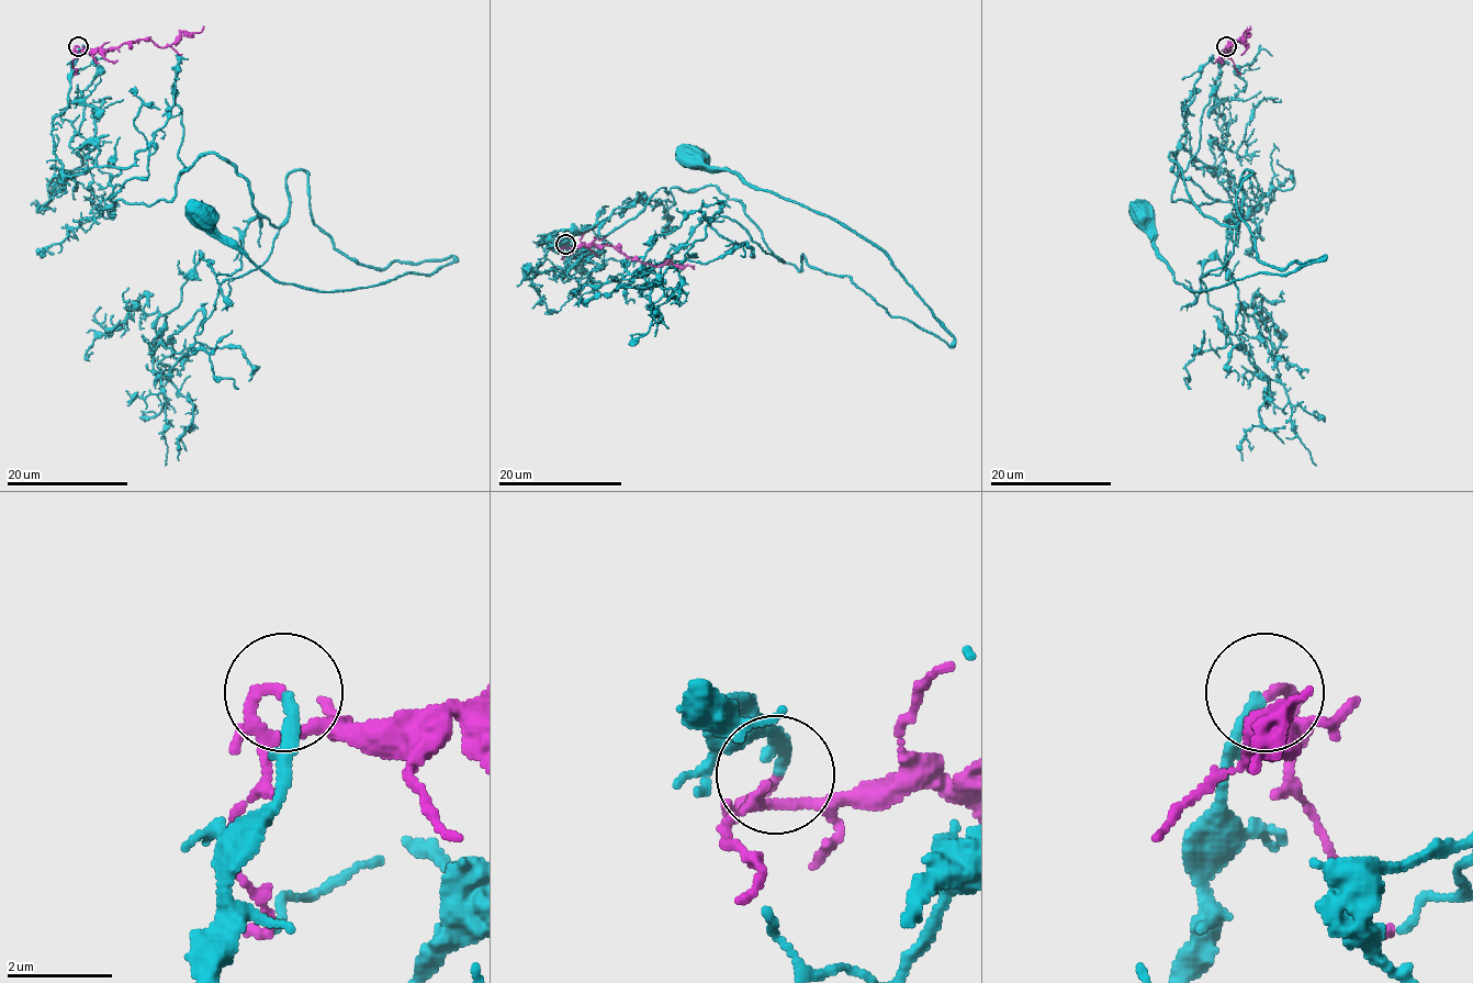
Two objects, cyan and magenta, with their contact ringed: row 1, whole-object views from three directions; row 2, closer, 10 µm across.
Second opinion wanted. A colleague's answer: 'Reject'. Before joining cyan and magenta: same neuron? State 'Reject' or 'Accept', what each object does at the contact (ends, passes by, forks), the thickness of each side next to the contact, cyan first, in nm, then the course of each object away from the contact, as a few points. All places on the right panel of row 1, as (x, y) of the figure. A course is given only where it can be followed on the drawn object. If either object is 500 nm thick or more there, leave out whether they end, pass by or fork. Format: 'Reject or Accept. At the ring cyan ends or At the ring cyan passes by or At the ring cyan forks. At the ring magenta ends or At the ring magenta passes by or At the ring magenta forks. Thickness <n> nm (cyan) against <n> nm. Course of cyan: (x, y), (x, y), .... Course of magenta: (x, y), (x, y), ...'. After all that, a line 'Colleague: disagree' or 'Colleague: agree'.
Accept. At the ring cyan ends. At the ring magenta ends. Thickness 220 nm (cyan) against 190 nm. Course of cyan: (1226, 46), (1172, 200), (1249, 170), (1257, 258), (1323, 258), (1191, 291), (1143, 211). Course of magenta: (1226, 46), (1229, 51), (1229, 43), (1241, 40), (1246, 47), (1243, 34), (1250, 26)
Colleague: disagree

